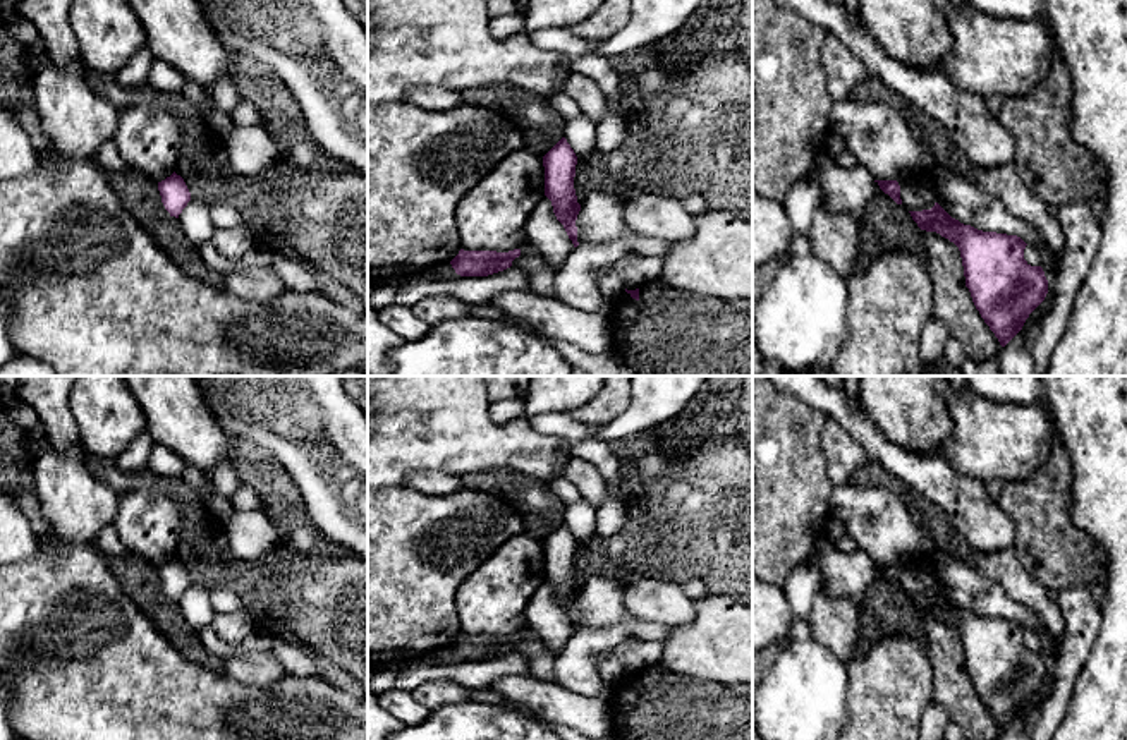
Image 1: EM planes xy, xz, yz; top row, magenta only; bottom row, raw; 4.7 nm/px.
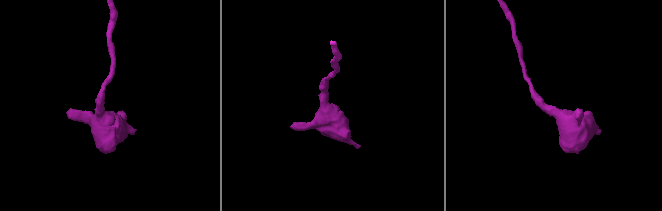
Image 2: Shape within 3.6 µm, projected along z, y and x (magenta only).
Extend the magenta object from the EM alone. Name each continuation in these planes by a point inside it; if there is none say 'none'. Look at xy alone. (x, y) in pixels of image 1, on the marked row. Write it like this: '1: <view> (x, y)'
none

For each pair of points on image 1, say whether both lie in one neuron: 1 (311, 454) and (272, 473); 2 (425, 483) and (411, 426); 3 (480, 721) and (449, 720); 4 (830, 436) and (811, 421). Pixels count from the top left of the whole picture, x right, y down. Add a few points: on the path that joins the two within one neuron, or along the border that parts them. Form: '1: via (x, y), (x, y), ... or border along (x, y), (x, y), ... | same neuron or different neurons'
1: border along (249, 443), (270, 454), (282, 466), (303, 502) | different neurons
2: border along (461, 478), (435, 471), (413, 471), (402, 486) | different neurons
3: via (473, 721), (456, 721) | same neuron
4: border along (825, 416), (822, 452), (828, 469) | different neurons

